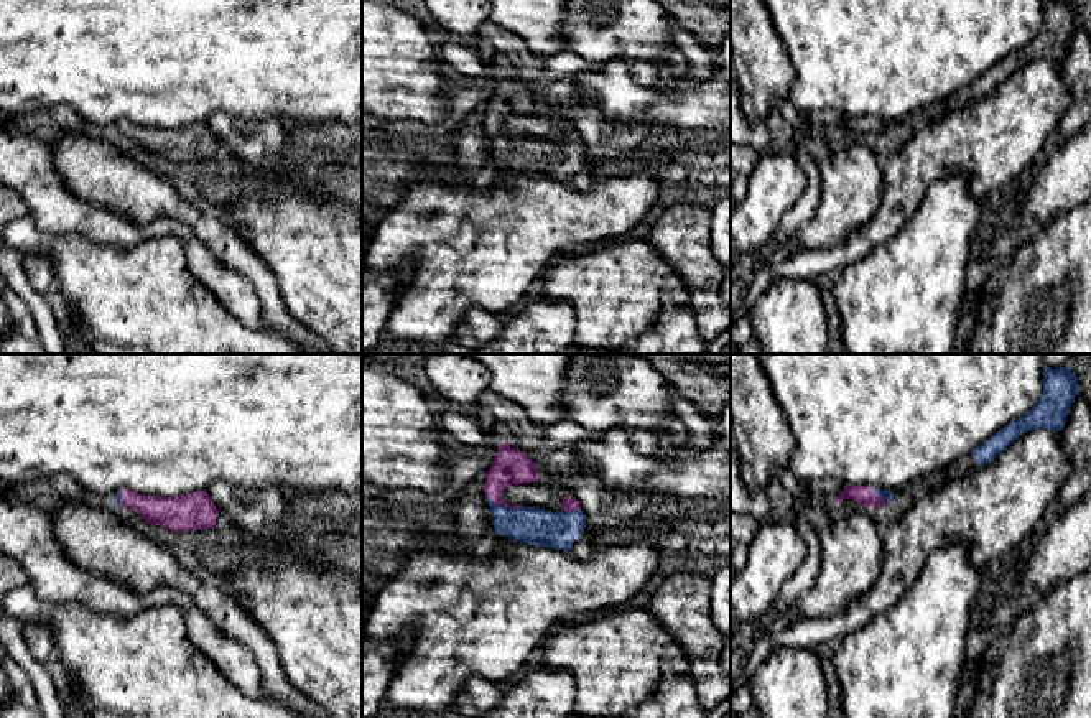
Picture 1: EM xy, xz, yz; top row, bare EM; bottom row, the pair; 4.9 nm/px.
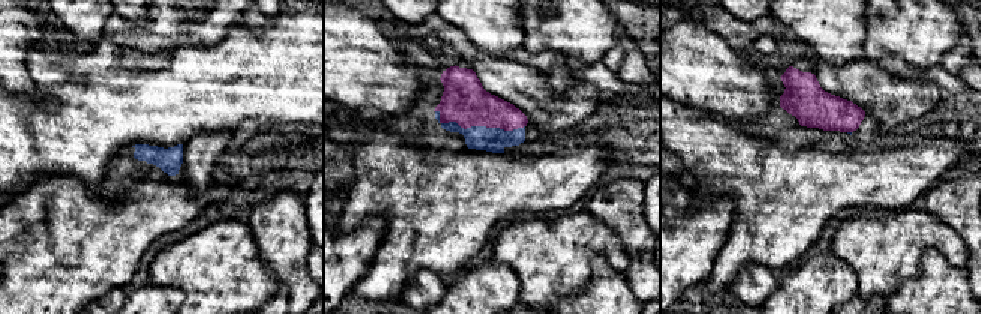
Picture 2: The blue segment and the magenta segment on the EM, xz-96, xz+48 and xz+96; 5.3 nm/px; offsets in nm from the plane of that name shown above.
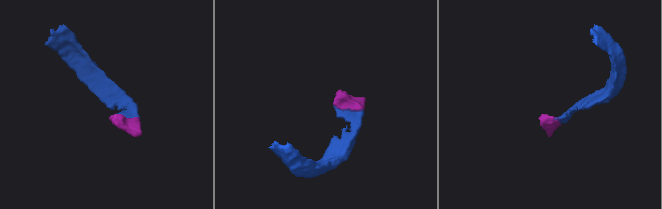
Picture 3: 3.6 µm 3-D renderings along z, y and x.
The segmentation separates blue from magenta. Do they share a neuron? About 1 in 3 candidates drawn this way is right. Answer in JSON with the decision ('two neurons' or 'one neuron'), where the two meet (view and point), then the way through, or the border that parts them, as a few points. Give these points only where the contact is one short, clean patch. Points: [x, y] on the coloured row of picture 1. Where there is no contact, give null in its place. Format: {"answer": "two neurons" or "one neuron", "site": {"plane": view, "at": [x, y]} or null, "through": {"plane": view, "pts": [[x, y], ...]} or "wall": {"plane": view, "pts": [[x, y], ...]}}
{"answer": "one neuron", "site": {"plane": "xz", "at": [504, 506]}, "through": {"plane": "xz", "pts": [[532, 526], [522, 524], [504, 506], [497, 480], [510, 466]]}}

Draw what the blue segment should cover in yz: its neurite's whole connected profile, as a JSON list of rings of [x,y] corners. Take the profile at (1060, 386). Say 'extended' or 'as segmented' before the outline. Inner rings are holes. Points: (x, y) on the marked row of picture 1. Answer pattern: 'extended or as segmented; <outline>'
as segmented; [[[1045,367],[1040,400],[1025,415],[1012,420],[973,450],[973,458],[979,466],[984,466],[1027,431],[1037,428],[1060,431],[1078,389],[1078,379],[1070,367]]]

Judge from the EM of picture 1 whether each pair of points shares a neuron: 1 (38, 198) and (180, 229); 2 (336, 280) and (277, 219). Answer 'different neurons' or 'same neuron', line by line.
1: same neuron
2: same neuron

